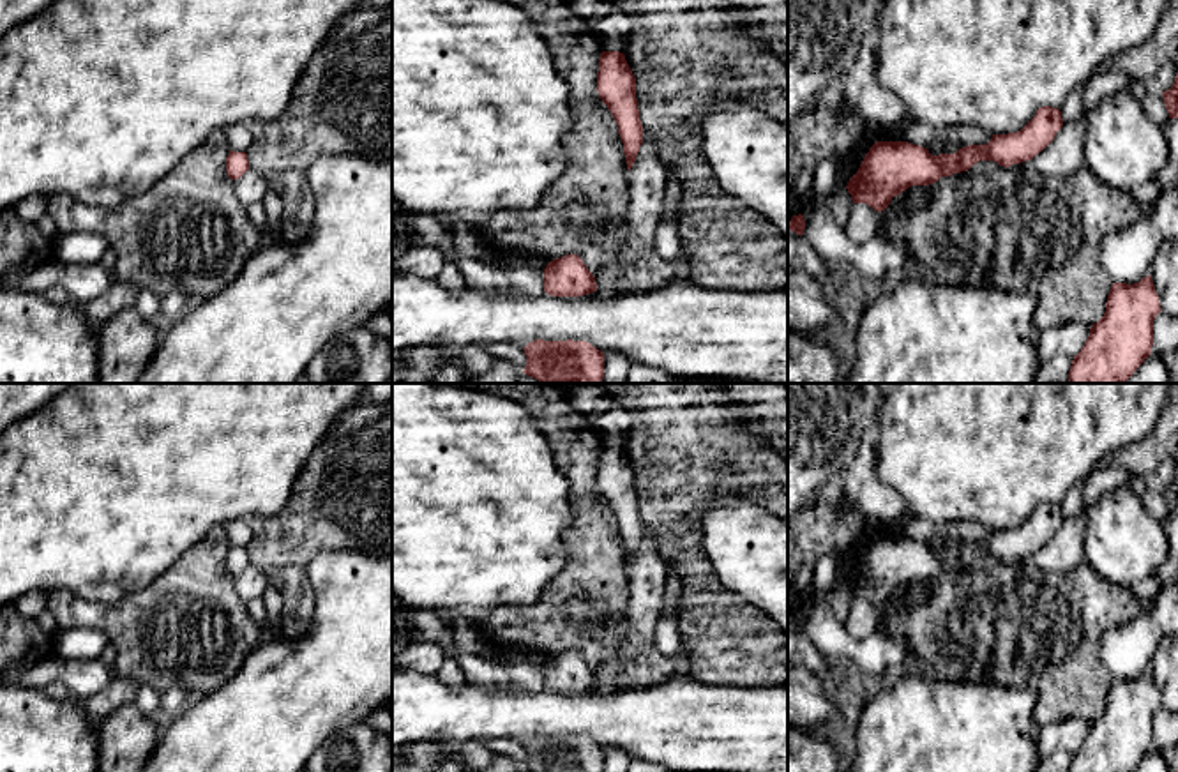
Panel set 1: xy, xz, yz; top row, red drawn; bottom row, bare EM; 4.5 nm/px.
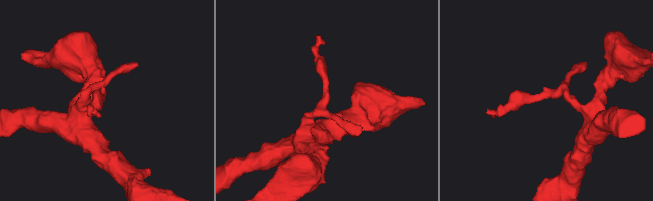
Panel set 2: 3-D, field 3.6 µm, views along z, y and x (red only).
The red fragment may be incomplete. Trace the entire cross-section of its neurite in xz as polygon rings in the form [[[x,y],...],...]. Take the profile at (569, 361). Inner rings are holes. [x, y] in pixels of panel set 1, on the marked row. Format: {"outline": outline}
{"outline": [[[535,339],[523,350],[523,373],[540,383],[602,383],[604,353],[586,341]]]}

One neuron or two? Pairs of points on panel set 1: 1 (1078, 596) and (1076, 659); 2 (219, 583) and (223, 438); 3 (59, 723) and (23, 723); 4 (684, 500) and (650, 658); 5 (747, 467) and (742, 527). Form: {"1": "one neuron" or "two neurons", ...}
{"1": "one neuron", "2": "two neurons", "3": "one neuron", "4": "two neurons", "5": "two neurons"}

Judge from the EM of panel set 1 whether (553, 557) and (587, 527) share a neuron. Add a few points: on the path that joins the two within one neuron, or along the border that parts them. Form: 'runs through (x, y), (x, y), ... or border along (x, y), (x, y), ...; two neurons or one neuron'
border along (571, 506), (567, 566), (548, 585); two neurons

